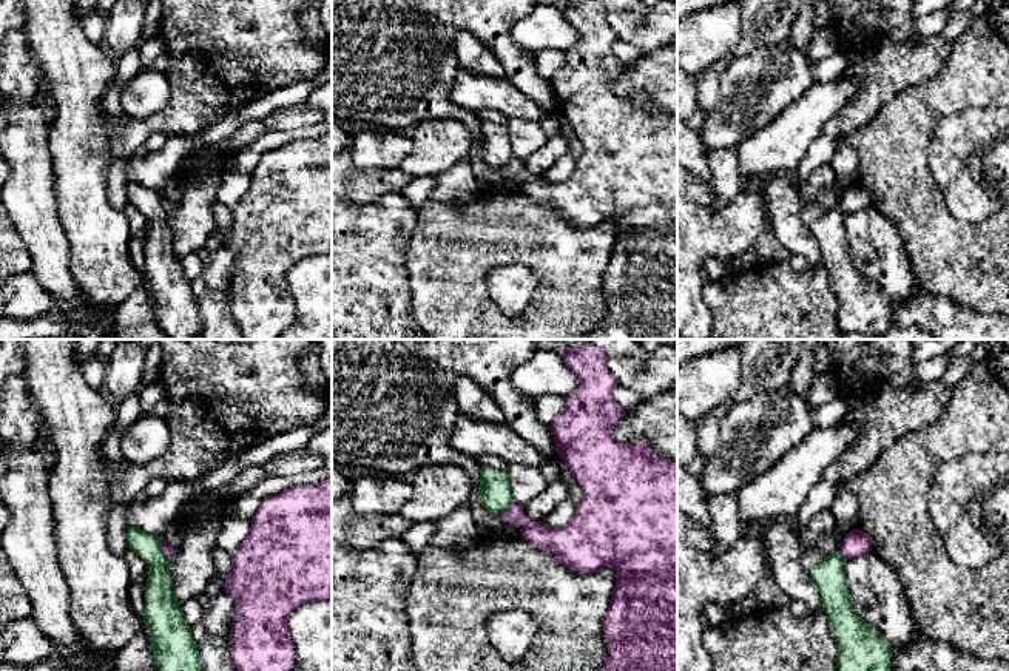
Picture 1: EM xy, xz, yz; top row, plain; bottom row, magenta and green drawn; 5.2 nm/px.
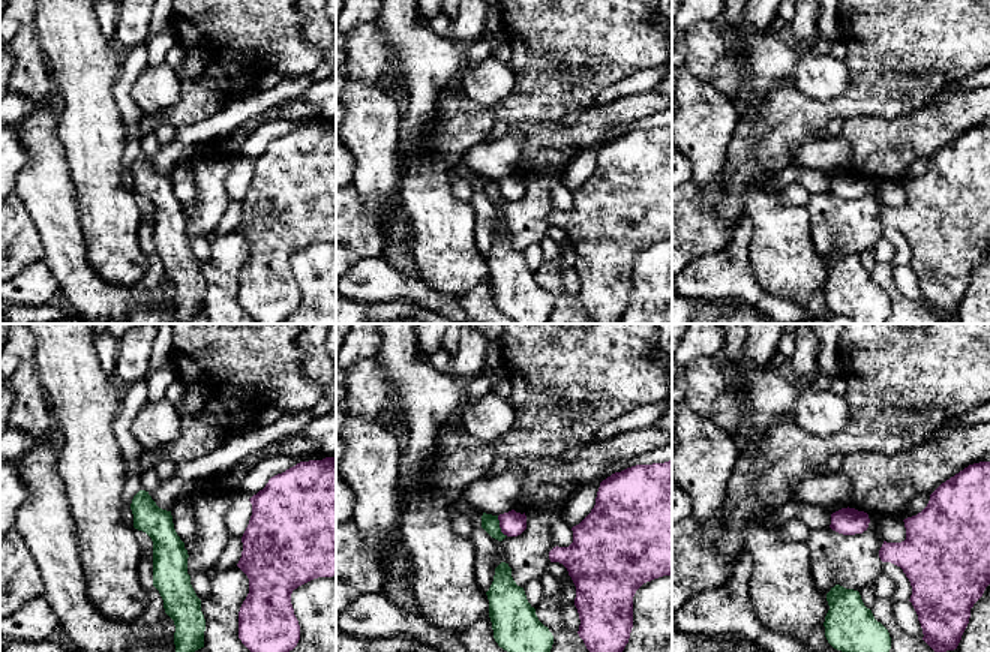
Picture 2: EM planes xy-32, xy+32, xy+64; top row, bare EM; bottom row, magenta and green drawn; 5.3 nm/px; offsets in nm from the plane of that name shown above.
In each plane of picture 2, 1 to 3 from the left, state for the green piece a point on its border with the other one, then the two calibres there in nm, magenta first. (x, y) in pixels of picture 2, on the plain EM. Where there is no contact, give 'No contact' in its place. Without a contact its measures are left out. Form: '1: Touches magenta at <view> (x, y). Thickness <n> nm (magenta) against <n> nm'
1: No contact
2: Touches magenta at xy+32 (500, 191). Thickness 140 nm (magenta) against 90 nm
3: No contact

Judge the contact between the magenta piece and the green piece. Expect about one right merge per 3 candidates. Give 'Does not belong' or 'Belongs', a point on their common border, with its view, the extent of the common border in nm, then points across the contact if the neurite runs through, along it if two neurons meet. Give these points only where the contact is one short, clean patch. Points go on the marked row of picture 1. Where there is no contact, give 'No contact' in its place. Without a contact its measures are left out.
Does not belong. Touches magenta at xy (162, 548). Shared border 130 nm. Boundary: xy (159, 537), (161, 548), (170, 559)

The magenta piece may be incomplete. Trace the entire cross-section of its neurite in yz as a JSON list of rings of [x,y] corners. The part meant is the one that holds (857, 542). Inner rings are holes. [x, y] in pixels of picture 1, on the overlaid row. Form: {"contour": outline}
{"contour": [[[858,528],[847,532],[841,546],[841,552],[845,558],[864,555],[870,551],[872,551],[872,537]]]}

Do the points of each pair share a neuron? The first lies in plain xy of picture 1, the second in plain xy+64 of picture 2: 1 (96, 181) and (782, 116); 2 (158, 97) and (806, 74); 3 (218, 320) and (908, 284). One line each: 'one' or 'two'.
1: two
2: one
3: two

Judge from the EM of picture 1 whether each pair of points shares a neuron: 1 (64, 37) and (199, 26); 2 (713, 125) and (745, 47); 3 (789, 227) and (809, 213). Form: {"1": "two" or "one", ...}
{"1": "two", "2": "two", "3": "two"}

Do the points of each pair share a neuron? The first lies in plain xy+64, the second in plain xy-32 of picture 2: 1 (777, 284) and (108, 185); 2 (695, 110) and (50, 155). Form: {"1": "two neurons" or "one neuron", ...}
{"1": "one neuron", "2": "one neuron"}

